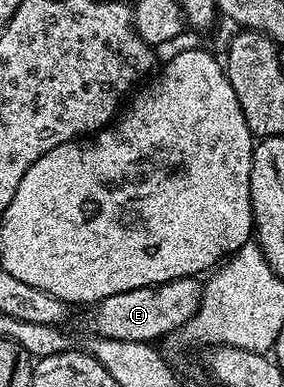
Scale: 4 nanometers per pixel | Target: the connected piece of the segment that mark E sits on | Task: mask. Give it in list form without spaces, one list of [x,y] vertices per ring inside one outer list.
[[[182,277],[173,279],[169,283],[150,285],[149,287],[137,287],[137,291],[121,291],[121,295],[109,295],[109,299],[98,302],[90,310],[91,330],[96,337],[105,339],[133,339],[134,341],[158,342],[158,337],[167,337],[171,332],[182,330],[190,317],[195,314],[201,303],[203,285],[199,277]]]

